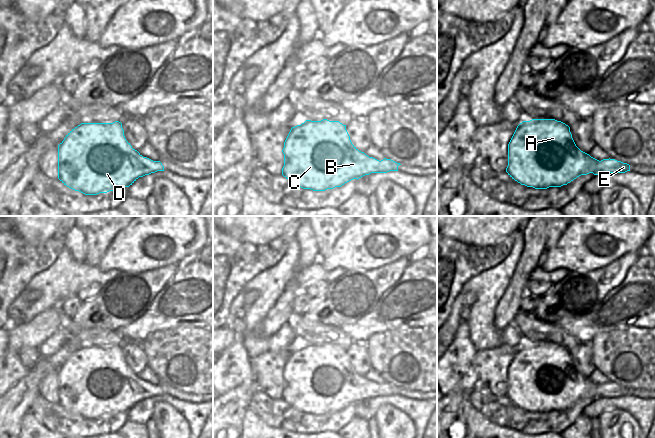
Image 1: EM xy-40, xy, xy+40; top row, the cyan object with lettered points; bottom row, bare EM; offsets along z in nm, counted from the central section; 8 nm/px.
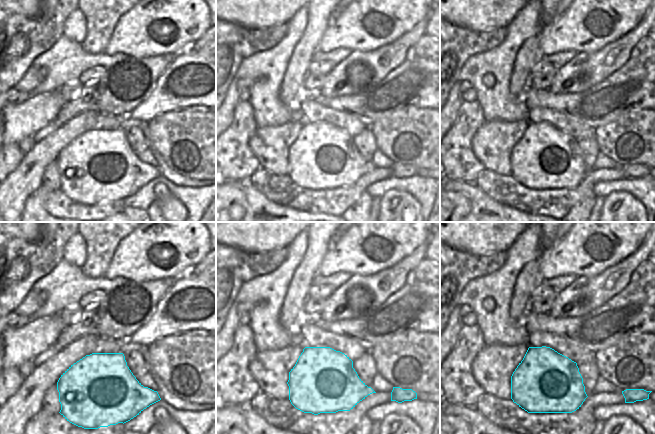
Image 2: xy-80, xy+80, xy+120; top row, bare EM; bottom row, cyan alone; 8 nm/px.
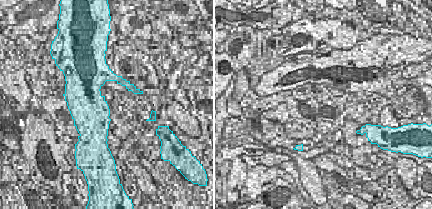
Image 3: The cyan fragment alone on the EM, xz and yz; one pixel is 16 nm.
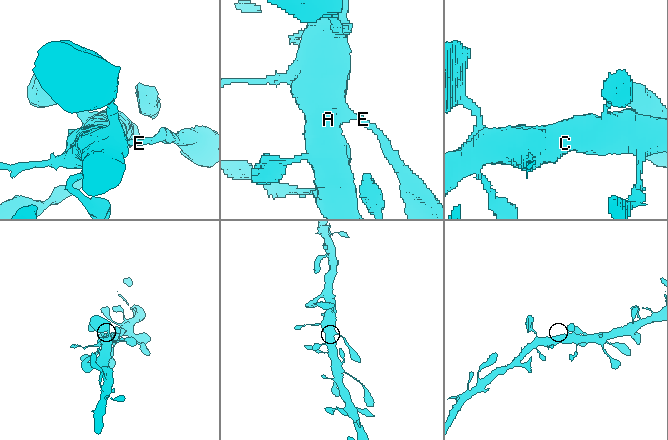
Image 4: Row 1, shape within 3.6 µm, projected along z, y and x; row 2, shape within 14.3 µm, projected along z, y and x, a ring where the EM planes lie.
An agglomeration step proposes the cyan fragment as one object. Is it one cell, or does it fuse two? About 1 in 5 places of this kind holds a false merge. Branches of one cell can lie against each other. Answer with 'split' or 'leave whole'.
leave whole

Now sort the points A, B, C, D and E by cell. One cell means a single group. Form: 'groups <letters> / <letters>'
groups A B C D E

